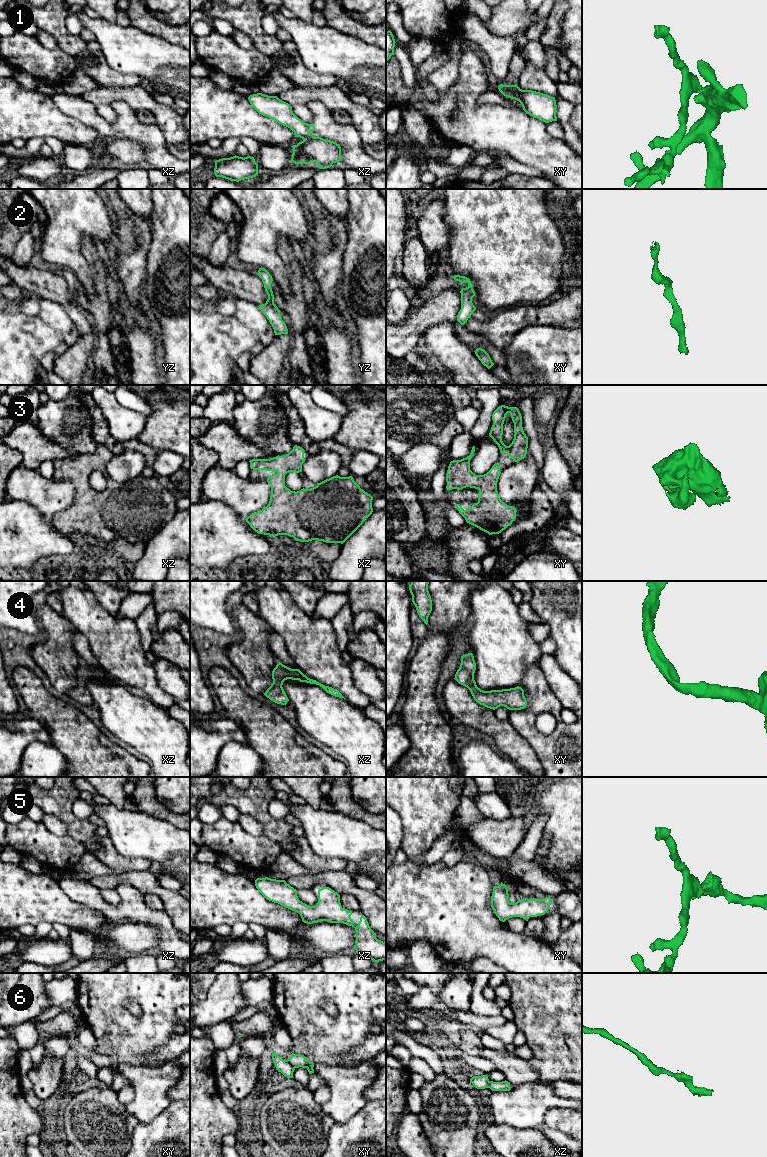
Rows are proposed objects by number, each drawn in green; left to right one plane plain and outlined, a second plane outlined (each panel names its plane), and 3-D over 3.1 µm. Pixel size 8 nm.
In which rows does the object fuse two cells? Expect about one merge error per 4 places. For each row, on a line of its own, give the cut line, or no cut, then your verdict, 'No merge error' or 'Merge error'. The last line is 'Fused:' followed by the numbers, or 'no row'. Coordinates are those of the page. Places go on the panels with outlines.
1: Split along xz (313, 136), (303, 140). Merge error
2: No split. No merge error
3: No split. No merge error
4: No split. No merge error
5: No split. No merge error
6: Split along xy (286, 1060), (294, 1068). Merge error
Fused: 1, 6

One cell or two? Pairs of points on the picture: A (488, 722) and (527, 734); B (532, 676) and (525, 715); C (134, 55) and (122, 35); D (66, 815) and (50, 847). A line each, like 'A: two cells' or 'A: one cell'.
A: two cells
B: one cell
C: one cell
D: two cells

